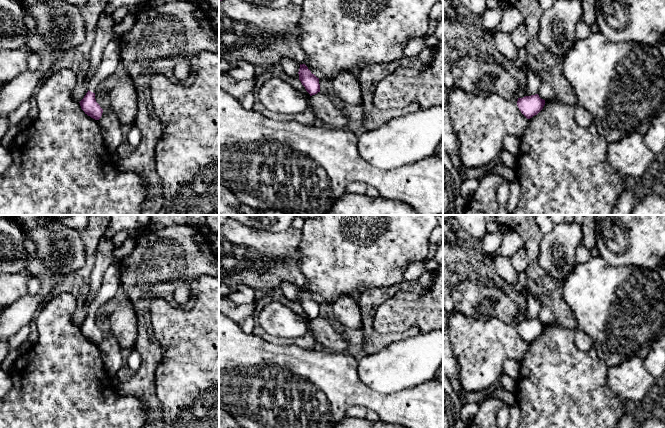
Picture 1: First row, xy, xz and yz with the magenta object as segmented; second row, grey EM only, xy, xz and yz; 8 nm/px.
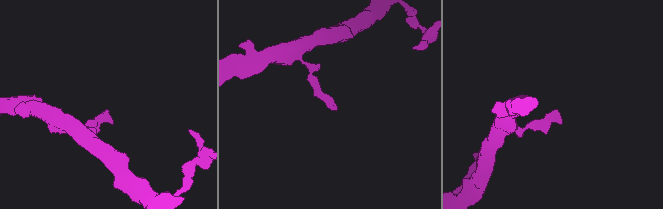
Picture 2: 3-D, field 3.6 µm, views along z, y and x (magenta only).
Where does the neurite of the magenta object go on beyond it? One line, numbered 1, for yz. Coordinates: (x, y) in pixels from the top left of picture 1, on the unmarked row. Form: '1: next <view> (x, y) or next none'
1: next none

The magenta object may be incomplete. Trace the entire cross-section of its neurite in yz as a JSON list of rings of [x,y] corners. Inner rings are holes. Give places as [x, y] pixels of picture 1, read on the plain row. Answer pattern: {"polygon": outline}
{"polygon": [[[538,318],[518,322],[517,330],[521,337],[530,343],[537,339],[544,331],[545,324],[541,323]]]}

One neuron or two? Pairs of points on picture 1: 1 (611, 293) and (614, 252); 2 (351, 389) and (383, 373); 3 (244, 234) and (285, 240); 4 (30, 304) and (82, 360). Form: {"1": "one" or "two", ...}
{"1": "two", "2": "two", "3": "one", "4": "two"}

